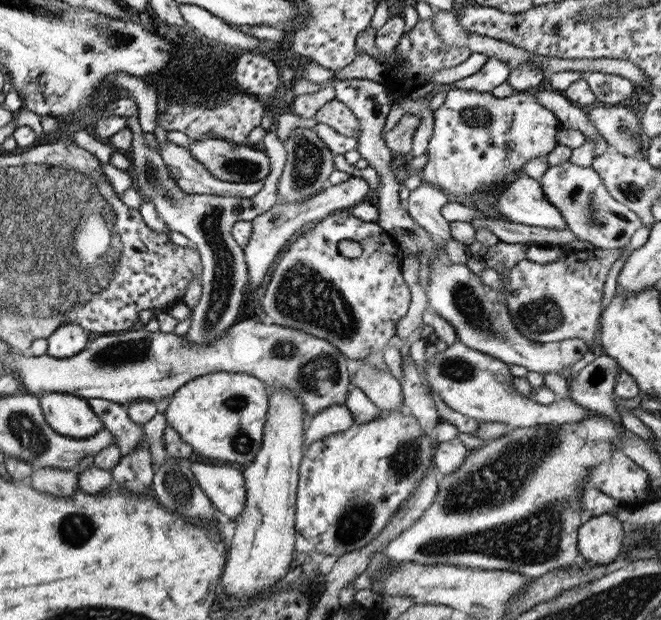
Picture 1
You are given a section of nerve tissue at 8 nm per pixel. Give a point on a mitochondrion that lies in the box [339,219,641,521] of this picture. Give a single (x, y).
(475, 316)

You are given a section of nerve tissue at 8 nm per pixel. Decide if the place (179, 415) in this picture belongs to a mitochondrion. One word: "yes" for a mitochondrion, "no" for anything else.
no

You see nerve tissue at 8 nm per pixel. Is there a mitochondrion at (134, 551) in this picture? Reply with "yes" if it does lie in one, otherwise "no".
no

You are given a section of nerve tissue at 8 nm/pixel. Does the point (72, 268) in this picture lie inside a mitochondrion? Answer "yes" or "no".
yes

